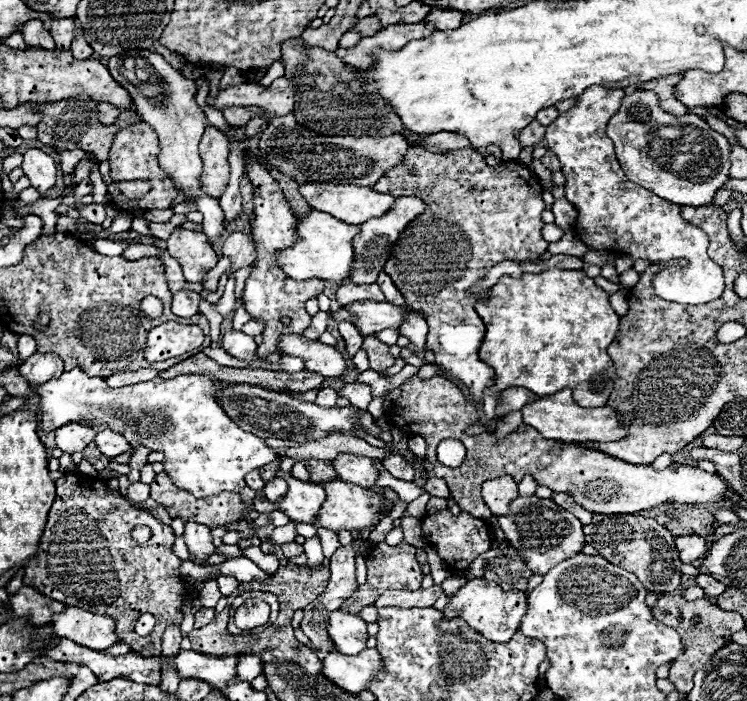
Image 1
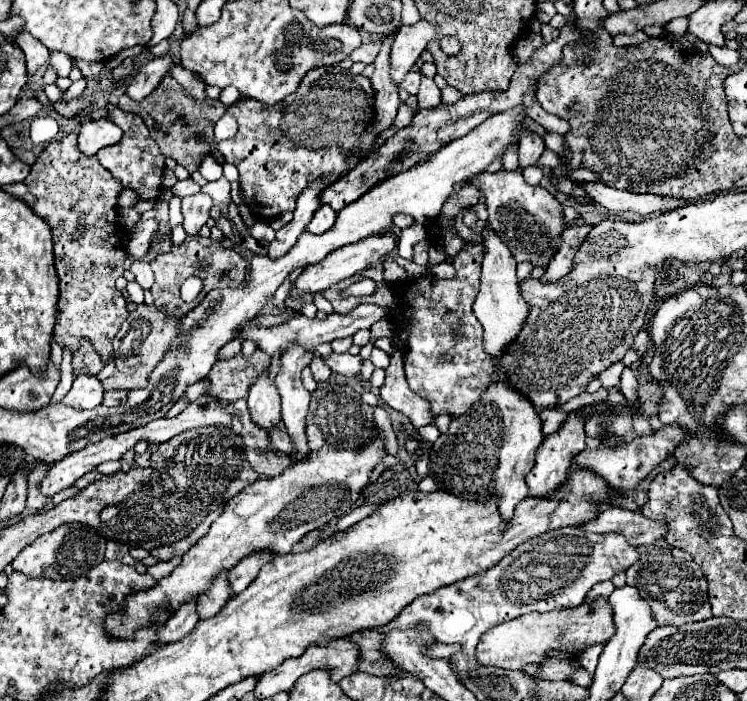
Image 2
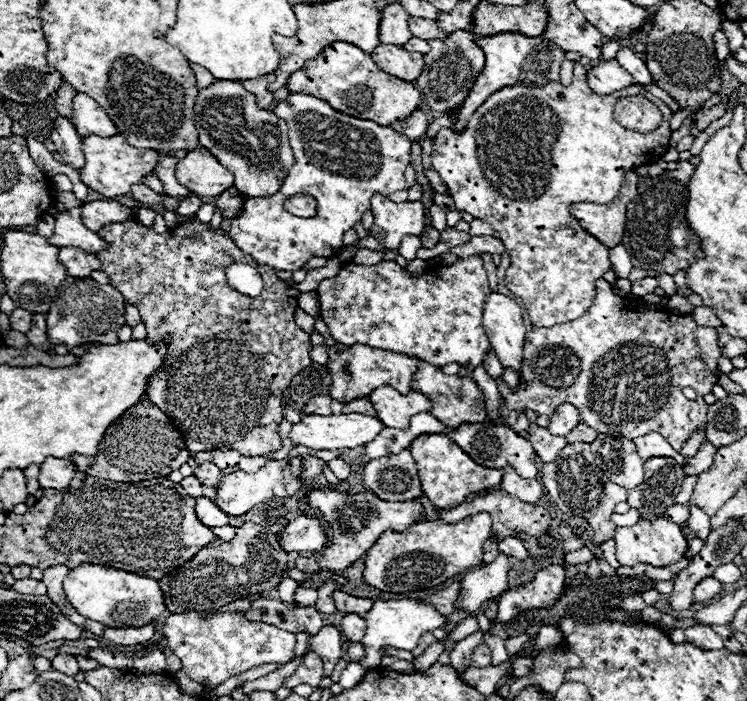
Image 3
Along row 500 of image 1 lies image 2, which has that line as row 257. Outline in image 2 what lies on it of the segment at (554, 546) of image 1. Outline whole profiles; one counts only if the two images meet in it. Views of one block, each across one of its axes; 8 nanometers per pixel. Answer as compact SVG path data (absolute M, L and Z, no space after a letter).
M500 170L496 174L482 172L472 178L472 184L476 184L476 188L486 196L486 206L492 214L490 228L500 236L500 240L504 240L504 244L508 244L514 260L546 268L556 248L560 248L560 232L566 228L562 204L546 188L526 184L520 170Z

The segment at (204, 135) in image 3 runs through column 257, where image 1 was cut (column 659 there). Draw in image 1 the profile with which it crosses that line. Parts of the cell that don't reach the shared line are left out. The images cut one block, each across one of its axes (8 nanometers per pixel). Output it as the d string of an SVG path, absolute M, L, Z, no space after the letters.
M632 90L610 118L606 134L616 146L616 156L628 180L652 190L678 206L706 206L724 186L730 170L730 142L712 130L702 116L672 116L658 104L650 90Z

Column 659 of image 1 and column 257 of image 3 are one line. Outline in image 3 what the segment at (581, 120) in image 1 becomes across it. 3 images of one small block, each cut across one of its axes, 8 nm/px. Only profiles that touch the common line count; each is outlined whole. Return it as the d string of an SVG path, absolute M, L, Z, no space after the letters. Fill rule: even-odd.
M290 94L274 108L274 114L288 124L294 166L288 170L288 176L276 194L268 198L244 198L240 216L232 220L230 238L258 264L294 272L310 258L336 256L344 246L344 230L354 228L362 214L370 210L370 198L374 192L390 196L408 188L404 170L410 164L410 142L388 126L352 118L308 94ZM292 194L312 196L316 200L316 216L298 218L290 214L282 202ZM258 246L266 256L256 256Z

